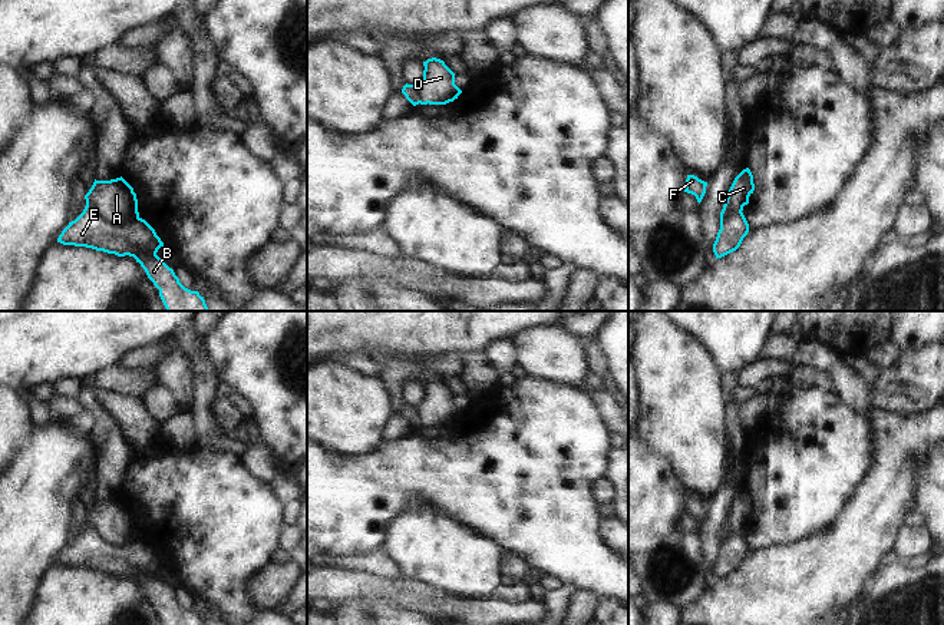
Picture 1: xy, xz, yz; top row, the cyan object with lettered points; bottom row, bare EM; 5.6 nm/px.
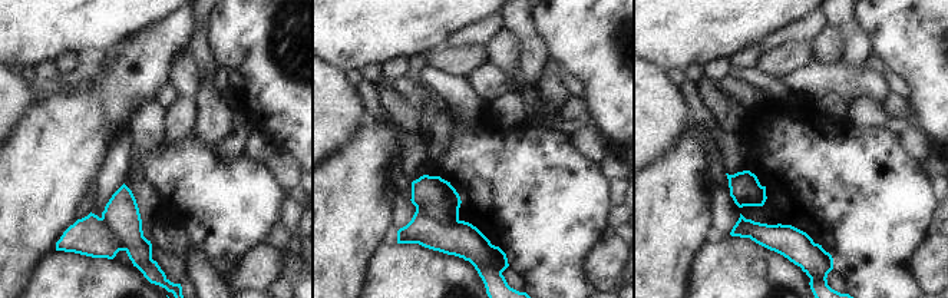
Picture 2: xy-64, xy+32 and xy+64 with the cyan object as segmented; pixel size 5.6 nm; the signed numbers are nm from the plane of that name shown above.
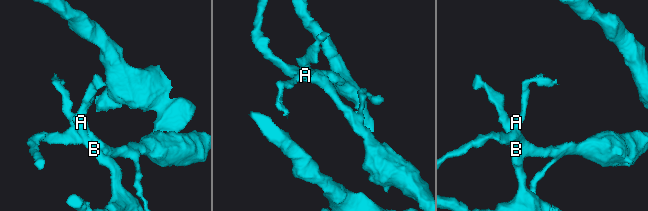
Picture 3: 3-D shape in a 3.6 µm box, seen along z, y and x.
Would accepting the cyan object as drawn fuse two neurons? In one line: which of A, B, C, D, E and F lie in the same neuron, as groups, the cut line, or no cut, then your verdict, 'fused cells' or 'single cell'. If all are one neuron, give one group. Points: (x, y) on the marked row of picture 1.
A B C D F / E; cut in xy along (86, 204), (91, 204), (118, 225), (126, 225), (138, 218); fused cells

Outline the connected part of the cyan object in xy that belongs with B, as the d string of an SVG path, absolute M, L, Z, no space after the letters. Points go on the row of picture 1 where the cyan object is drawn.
M136 248L129 257L133 257L141 264L148 278L159 290L159 297L166 311L209 311L204 297L198 291L185 288L174 269L158 255L152 255L143 248Z

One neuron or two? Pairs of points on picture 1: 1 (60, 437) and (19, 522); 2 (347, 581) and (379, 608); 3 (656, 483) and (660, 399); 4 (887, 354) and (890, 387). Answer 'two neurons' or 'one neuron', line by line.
1: one neuron
2: two neurons
3: two neurons
4: two neurons

